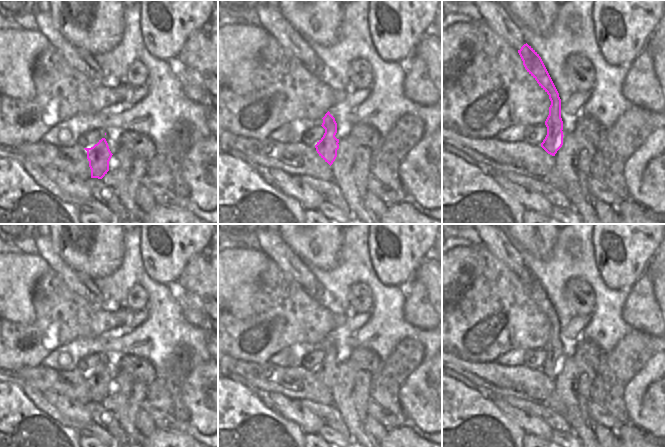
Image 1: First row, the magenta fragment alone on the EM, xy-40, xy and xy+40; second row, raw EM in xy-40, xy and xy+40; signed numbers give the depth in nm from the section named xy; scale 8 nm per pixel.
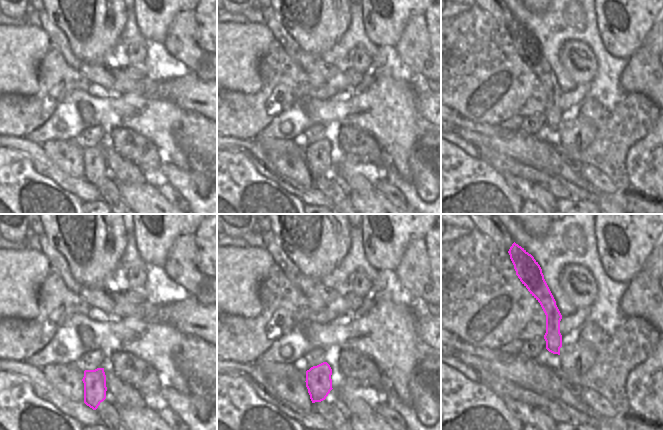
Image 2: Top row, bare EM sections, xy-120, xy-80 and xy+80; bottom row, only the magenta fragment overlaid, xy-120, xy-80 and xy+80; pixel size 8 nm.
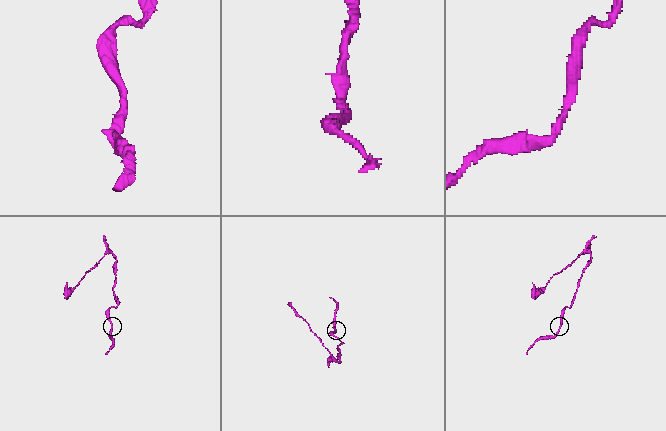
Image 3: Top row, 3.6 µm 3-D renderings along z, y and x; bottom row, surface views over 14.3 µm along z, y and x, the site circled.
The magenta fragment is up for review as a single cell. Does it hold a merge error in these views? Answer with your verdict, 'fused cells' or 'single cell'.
single cell

